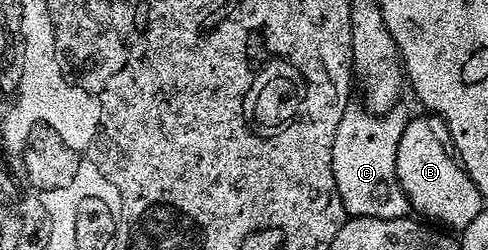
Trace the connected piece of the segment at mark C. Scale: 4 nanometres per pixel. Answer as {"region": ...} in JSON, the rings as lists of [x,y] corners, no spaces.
{"region":[[[358,104],[347,106],[340,124],[336,124],[336,140],[332,140],[332,176],[347,215],[355,218],[404,218],[411,213],[408,196],[400,188],[396,176],[396,148],[408,114],[395,108],[387,114],[371,114]]]}

